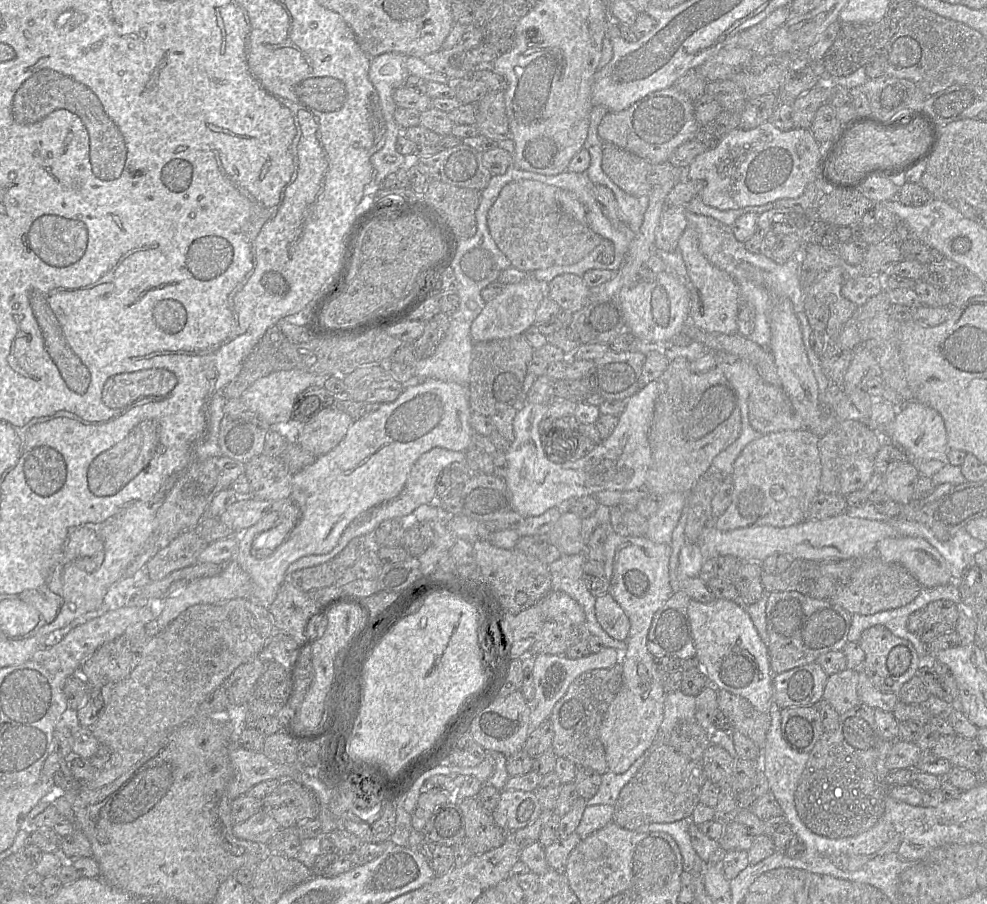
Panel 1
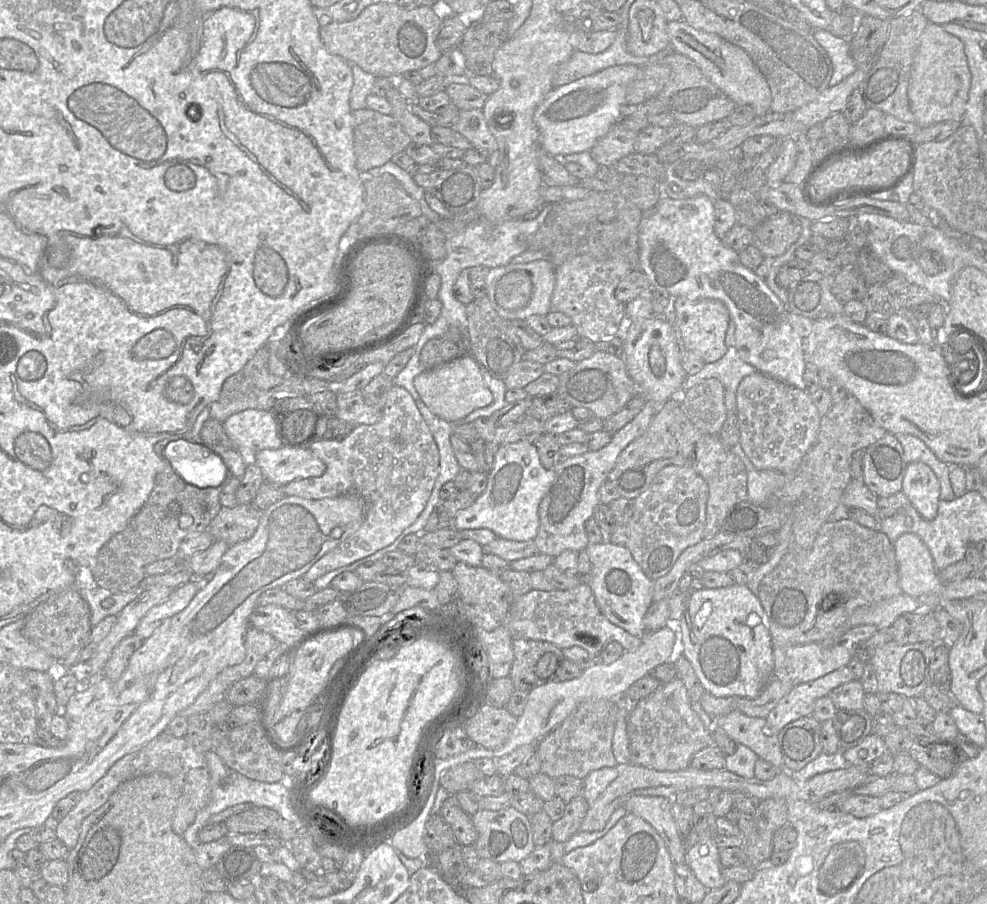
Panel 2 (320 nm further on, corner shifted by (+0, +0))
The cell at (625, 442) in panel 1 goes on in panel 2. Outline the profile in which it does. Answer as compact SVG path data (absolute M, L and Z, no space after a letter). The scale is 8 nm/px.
M520 440L504 445L495 451L485 491L471 506L456 514L451 527L457 531L485 528L499 538L519 542L534 540L540 523L539 505L553 486L555 478L553 469L541 465L534 444Z

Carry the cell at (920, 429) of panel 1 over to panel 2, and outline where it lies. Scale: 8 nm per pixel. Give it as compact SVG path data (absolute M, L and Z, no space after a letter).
M922 462L907 465L902 492L923 519L932 520L936 517L940 483L928 465Z

